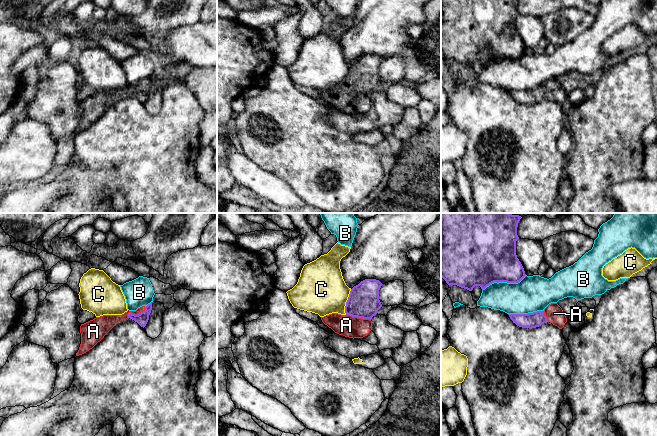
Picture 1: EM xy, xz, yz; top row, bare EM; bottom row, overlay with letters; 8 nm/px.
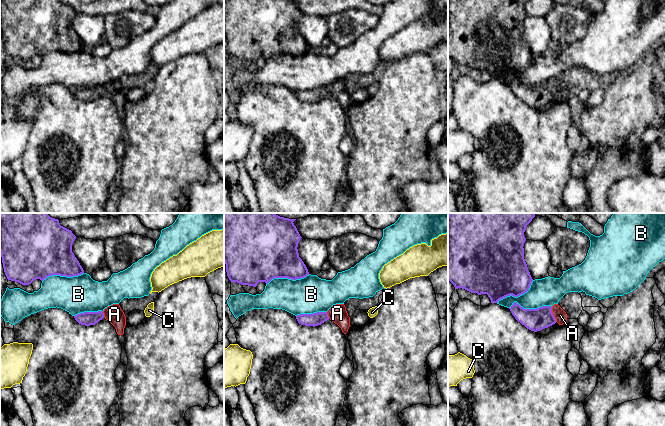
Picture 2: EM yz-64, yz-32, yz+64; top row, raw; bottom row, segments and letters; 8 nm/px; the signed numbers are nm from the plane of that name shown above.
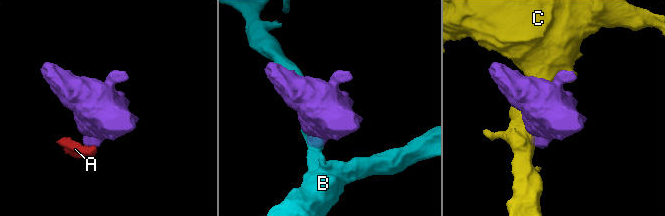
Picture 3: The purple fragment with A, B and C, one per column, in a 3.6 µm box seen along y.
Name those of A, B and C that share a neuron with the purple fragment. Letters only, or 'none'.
A

